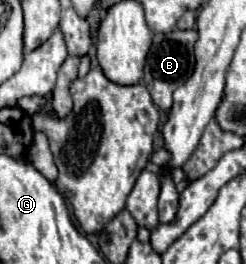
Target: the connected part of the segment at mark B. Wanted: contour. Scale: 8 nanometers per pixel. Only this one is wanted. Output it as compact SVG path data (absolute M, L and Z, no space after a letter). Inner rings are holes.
M173 30L167 34L153 34L153 44L147 54L147 64L145 64L145 76L143 82L149 88L151 100L161 108L169 110L173 104L173 92L175 88L183 86L185 80L193 74L193 64L195 64L195 54L193 46L197 42L197 30Z

